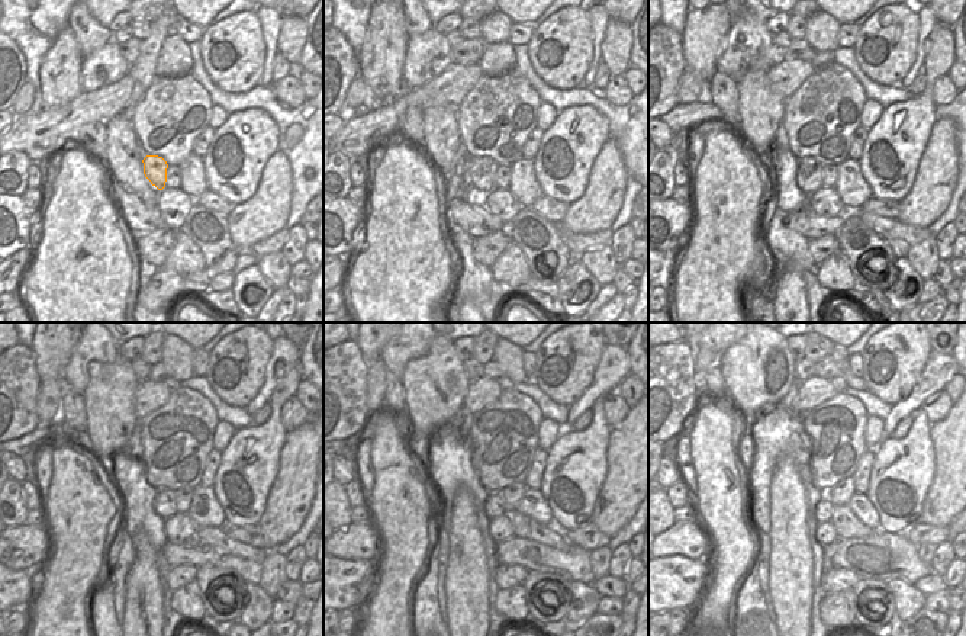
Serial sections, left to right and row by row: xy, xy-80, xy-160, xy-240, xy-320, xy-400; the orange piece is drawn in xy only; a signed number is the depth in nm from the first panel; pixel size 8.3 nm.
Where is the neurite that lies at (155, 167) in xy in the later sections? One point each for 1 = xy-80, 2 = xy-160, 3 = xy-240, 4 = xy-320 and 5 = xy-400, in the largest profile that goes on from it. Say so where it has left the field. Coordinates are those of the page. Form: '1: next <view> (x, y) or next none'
1: next xy-80 (480, 170)
2: next xy-160 (810, 172)
3: next xy-240 (164, 504)
4: next xy-320 (495, 506)
5: next xy-400 (824, 508)

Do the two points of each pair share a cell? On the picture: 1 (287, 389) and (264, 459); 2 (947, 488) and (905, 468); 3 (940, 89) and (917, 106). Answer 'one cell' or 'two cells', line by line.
1: one cell
2: two cells
3: two cells

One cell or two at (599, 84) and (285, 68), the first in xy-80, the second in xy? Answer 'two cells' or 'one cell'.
one cell

